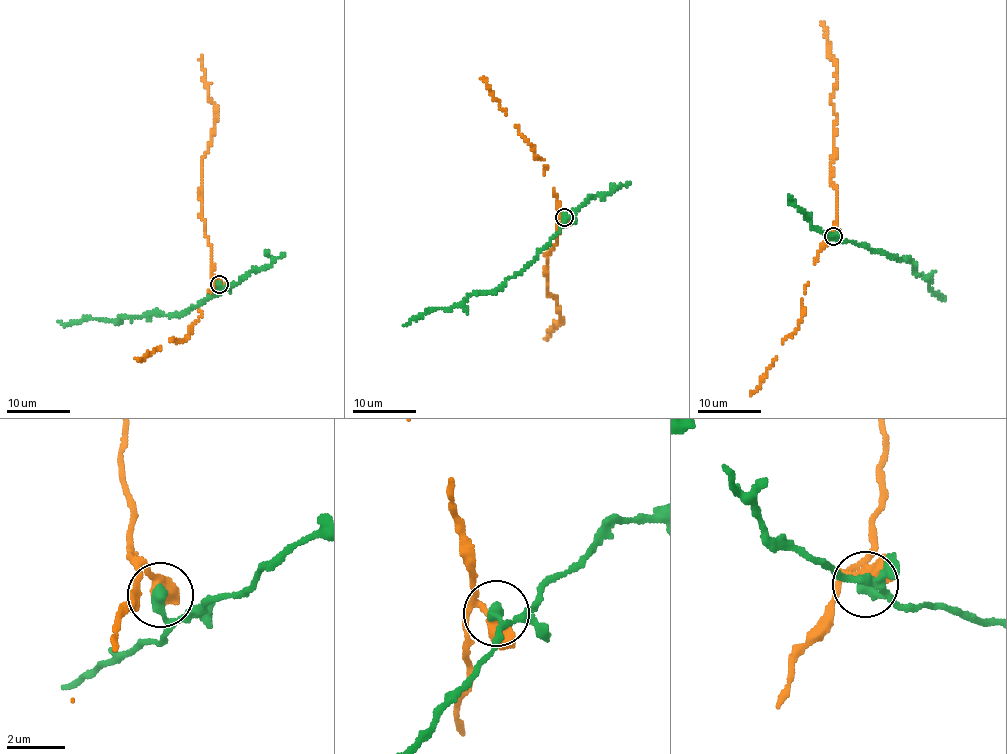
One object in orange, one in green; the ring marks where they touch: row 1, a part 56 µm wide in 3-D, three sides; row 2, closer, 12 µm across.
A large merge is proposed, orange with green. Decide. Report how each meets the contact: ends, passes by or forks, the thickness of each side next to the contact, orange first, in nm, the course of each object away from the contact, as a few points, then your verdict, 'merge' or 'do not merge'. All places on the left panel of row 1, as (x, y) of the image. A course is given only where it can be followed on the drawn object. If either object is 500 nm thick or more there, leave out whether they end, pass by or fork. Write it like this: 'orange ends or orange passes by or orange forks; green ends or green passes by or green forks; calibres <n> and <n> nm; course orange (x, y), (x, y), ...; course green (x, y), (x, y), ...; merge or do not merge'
orange passes by; green ends; calibres 400 and 380 nm; course orange (218, 284), (212, 277), (210, 248), (201, 216), (202, 157), (210, 142), (215, 107), (207, 96), (201, 56); course green (218, 284), (220, 294), (180, 314), (156, 313), (103, 321), (84, 317), (65, 325), (59, 321); do not merge

